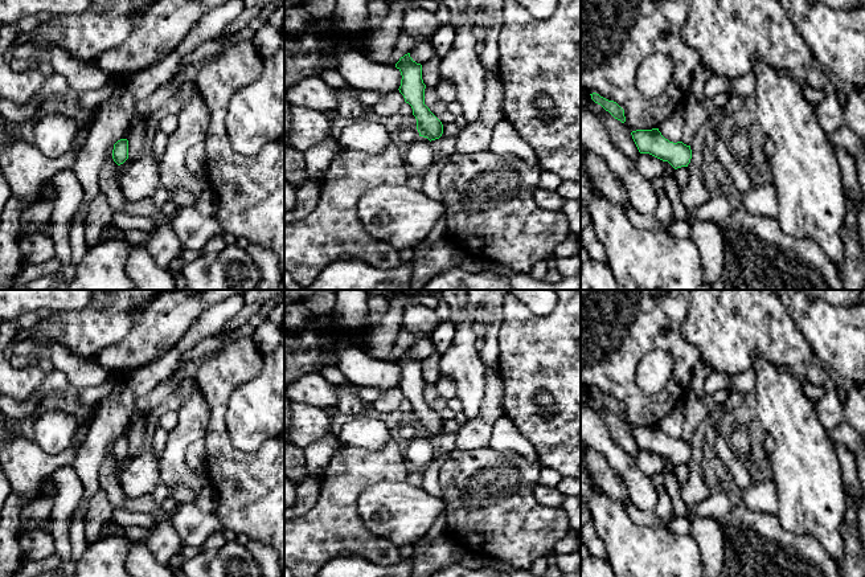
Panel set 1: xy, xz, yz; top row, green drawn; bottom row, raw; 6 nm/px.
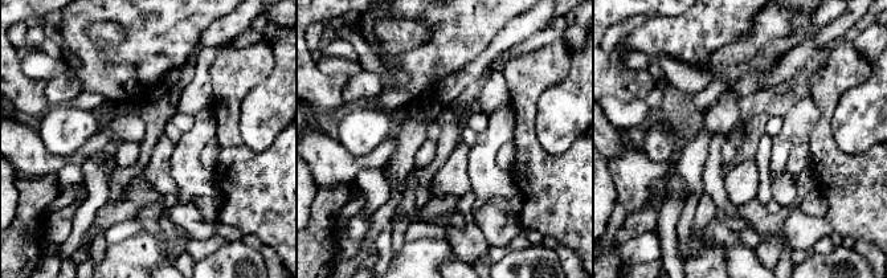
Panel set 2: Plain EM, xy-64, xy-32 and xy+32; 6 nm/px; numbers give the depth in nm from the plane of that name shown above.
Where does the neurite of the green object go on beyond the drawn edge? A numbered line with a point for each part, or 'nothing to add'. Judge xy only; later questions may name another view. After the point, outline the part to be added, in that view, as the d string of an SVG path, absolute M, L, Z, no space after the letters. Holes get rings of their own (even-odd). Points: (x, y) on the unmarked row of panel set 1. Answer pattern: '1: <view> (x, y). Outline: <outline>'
nothing to add

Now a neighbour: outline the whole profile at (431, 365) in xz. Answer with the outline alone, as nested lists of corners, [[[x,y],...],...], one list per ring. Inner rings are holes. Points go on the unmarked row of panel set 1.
[[[439,352],[431,353],[427,359],[422,361],[422,376],[426,384],[436,384],[440,377],[440,359]]]

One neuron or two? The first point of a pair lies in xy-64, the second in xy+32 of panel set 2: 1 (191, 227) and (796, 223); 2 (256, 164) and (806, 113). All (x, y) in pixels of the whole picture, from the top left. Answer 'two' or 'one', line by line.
1: one
2: two

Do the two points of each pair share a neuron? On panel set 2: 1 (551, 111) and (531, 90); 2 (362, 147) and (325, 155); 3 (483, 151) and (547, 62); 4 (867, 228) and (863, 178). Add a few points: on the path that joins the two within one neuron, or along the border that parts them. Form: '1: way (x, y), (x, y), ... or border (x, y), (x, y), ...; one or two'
1: border (563, 78), (540, 97), (534, 129); two
2: border (338, 140), (350, 152), (364, 156); two
3: border (510, 99), (515, 118), (514, 139); two
4: way (867, 216), (867, 193), (863, 189); one

